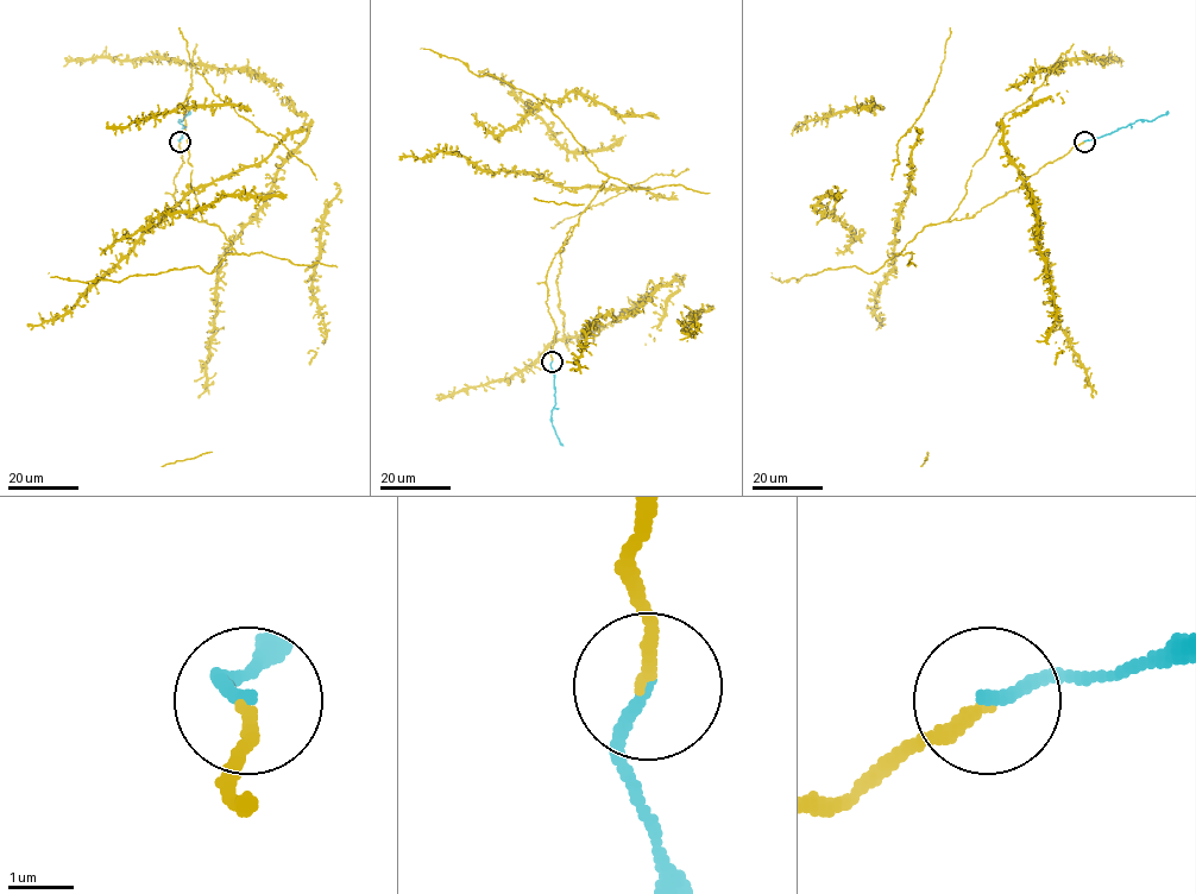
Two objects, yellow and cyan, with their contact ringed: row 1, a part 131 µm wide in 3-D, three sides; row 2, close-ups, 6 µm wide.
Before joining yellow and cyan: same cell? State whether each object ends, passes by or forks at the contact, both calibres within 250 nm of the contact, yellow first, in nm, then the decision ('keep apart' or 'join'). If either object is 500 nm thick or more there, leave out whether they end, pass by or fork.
yellow ends there; cyan ends there; 190 nm thick on the yellow side, 200 nm on the other; join

